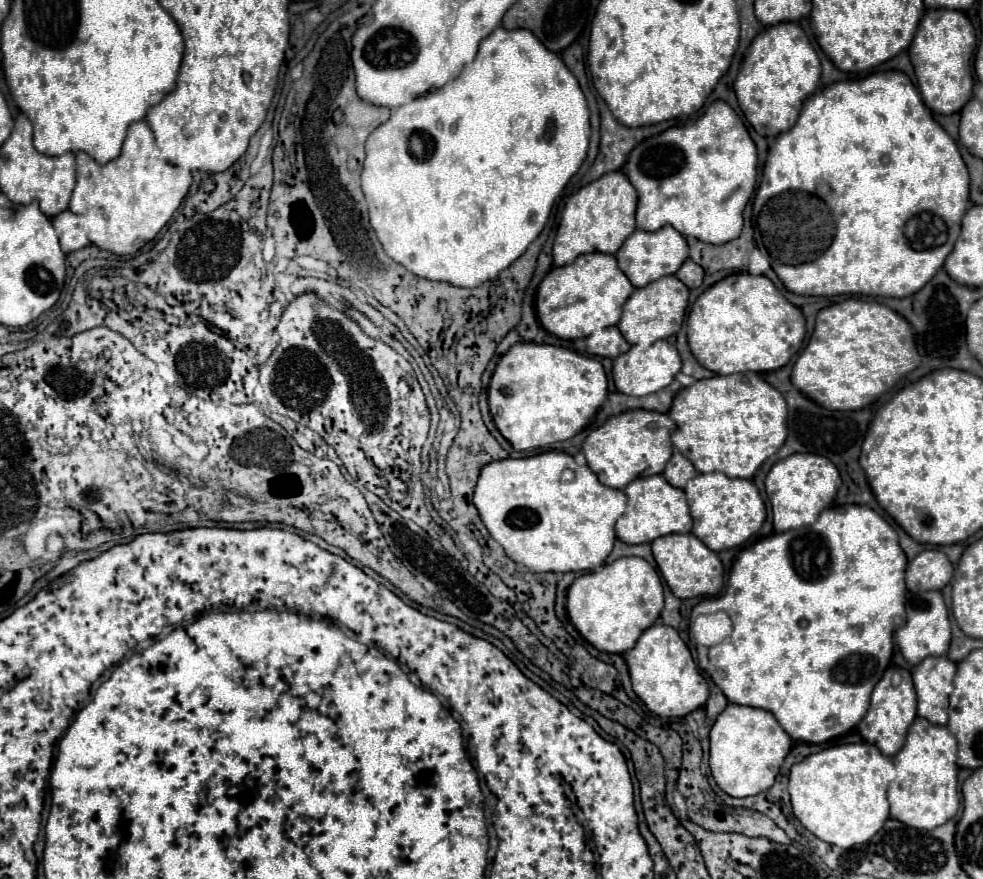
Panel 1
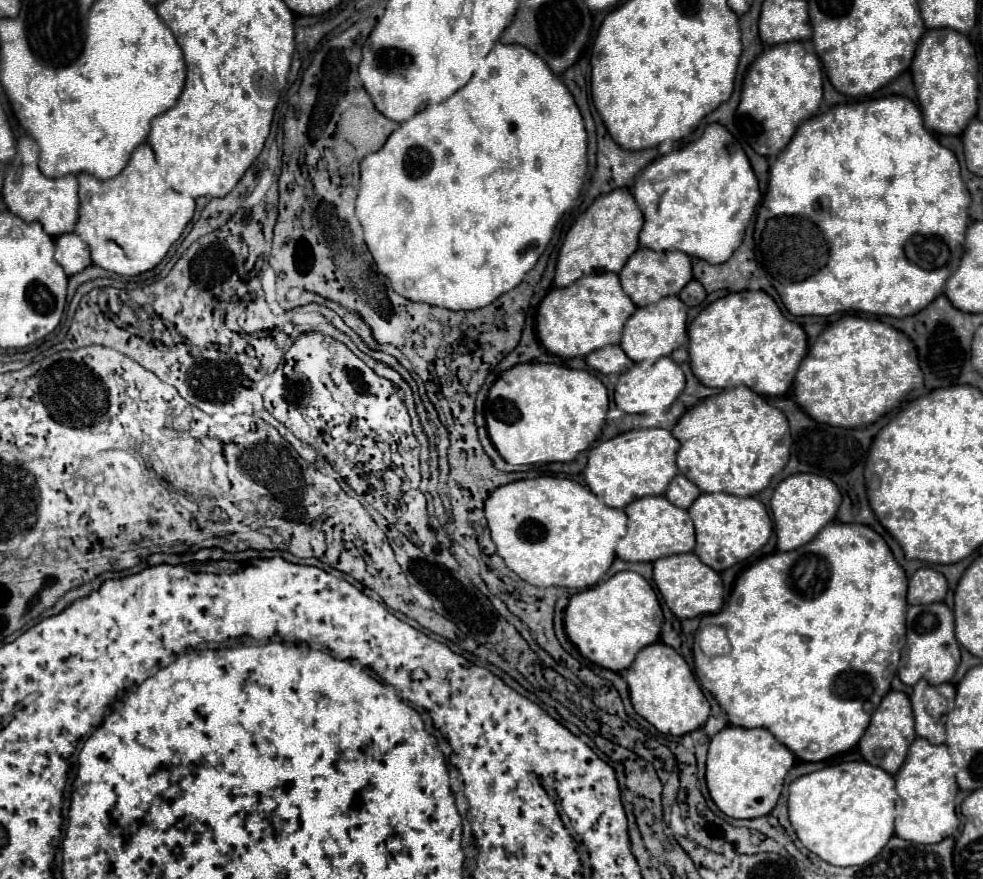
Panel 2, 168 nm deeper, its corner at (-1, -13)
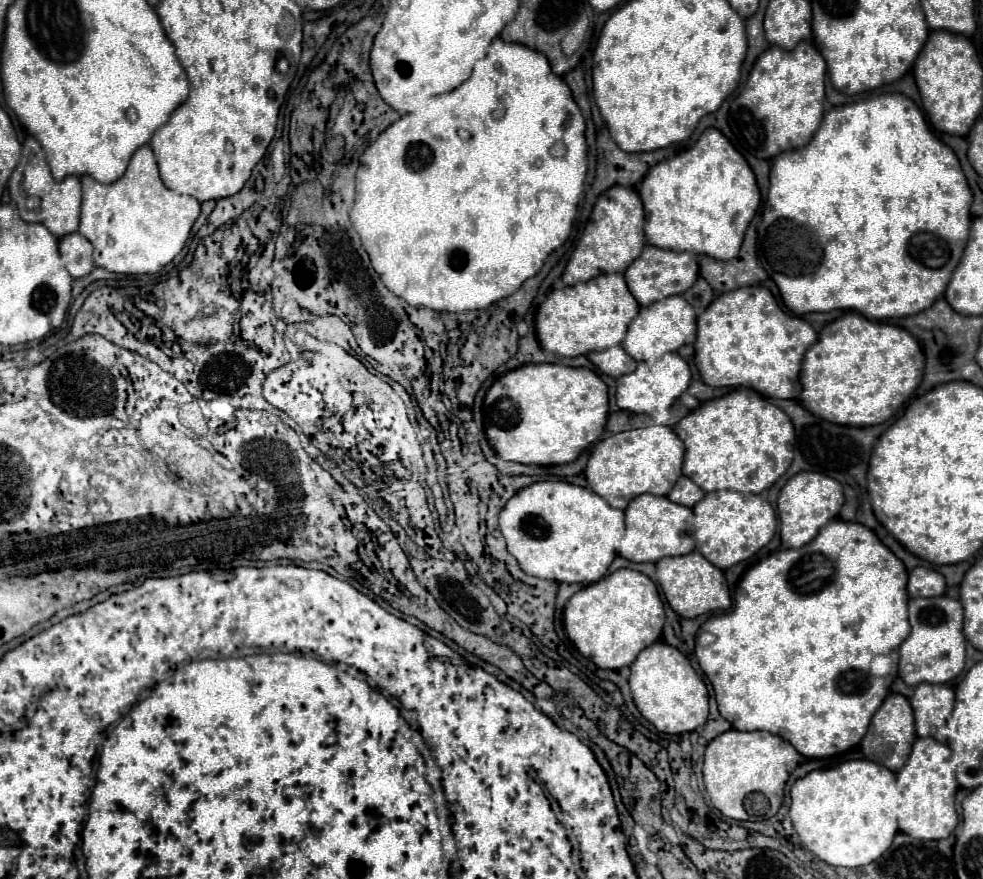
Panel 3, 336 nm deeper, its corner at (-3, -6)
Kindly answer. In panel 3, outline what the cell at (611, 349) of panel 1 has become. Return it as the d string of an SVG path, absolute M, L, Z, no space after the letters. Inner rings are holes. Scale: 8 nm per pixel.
M613 346L609 350L601 350L601 352L589 352L589 360L605 374L609 376L621 376L621 374L629 374L635 370L637 362L621 348L621 346Z

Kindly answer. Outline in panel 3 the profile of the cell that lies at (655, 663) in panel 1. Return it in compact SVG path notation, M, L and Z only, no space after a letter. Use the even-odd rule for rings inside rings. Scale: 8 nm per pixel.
M655 642L641 650L631 664L629 676L631 694L639 712L665 734L693 732L703 726L709 716L709 692L701 676L693 670L691 662L675 648L665 642Z

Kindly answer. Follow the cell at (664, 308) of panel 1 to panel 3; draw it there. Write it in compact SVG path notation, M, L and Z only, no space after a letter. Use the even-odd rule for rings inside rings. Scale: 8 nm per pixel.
M683 296L663 298L661 302L653 302L639 310L639 314L629 324L627 336L621 346L635 360L653 362L667 352L677 352L681 346L695 342L695 330L697 330L695 318L697 318L697 314L695 314L693 306Z

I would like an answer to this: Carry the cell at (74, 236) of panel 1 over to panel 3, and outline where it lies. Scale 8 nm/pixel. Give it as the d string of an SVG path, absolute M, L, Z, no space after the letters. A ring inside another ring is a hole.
M79 232L59 238L59 252L71 278L81 278L95 268L93 258L91 258L93 246L87 238L81 238Z

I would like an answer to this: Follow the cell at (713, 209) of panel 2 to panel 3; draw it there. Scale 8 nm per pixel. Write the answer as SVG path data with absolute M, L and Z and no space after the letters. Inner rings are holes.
M707 128L693 146L651 166L639 186L639 198L645 206L647 244L677 252L707 254L717 260L731 260L737 256L743 234L761 206L761 192L753 170L743 154L735 150L735 146L717 128Z

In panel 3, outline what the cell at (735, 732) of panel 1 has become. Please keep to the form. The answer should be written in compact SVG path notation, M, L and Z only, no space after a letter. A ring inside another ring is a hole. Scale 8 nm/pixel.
M735 728L719 734L713 738L704 753L703 778L707 794L713 802L713 806L727 818L733 820L749 820L747 810L743 808L743 800L751 792L763 790L763 794L769 798L771 808L765 814L765 818L771 818L777 814L781 802L783 802L783 788L789 778L789 774L797 768L799 754L785 742L783 738L777 738L775 734L769 734L765 730L753 730L753 732L739 732Z

